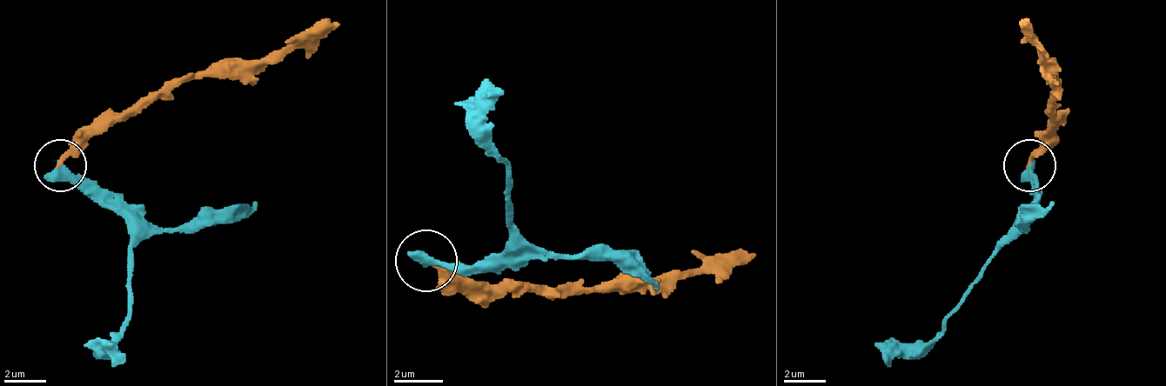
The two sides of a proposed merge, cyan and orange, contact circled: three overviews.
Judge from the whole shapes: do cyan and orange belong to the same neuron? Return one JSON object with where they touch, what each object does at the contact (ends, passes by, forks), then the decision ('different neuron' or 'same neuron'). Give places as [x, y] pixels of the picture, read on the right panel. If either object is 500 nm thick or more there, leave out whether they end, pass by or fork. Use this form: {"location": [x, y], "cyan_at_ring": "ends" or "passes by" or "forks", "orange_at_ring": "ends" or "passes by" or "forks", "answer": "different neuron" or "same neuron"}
{"location": [1029, 165], "answer": "different neuron"}

